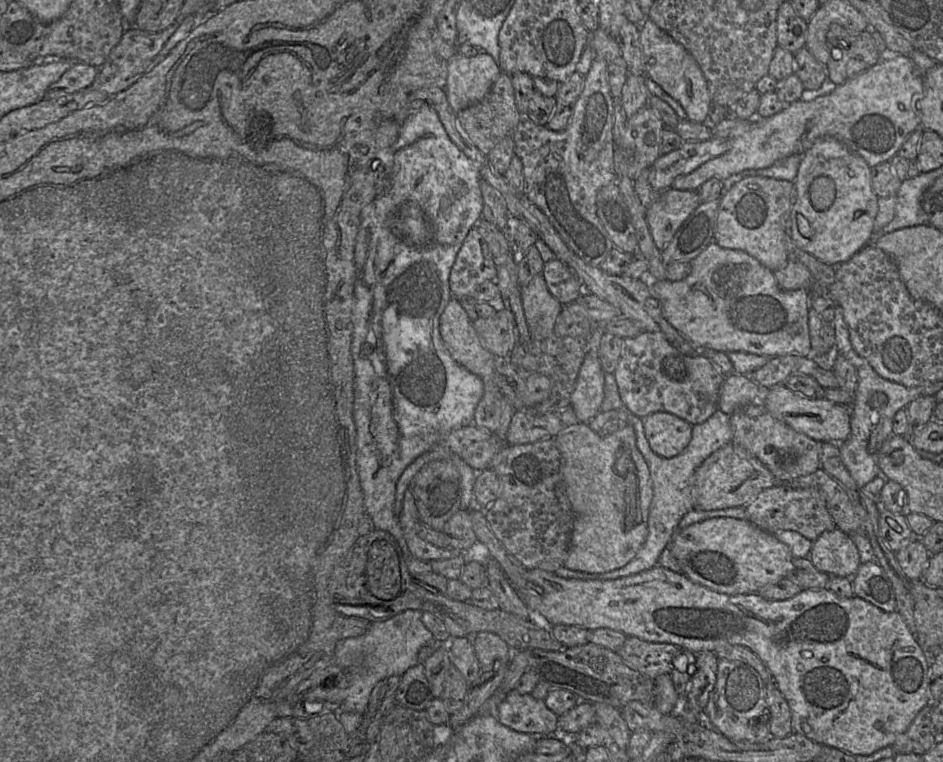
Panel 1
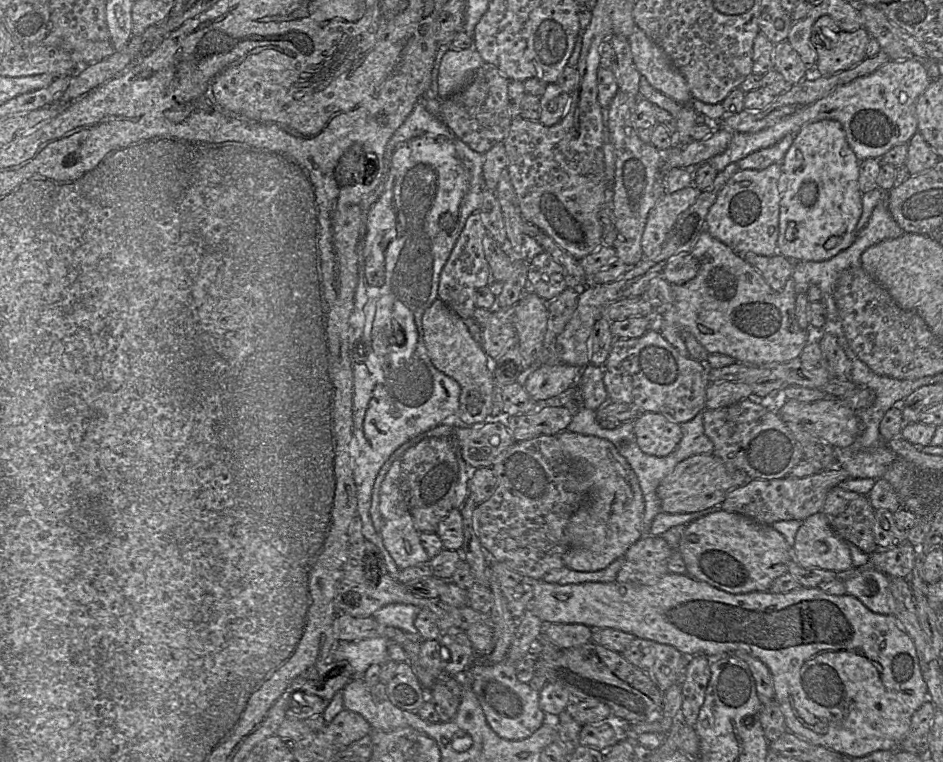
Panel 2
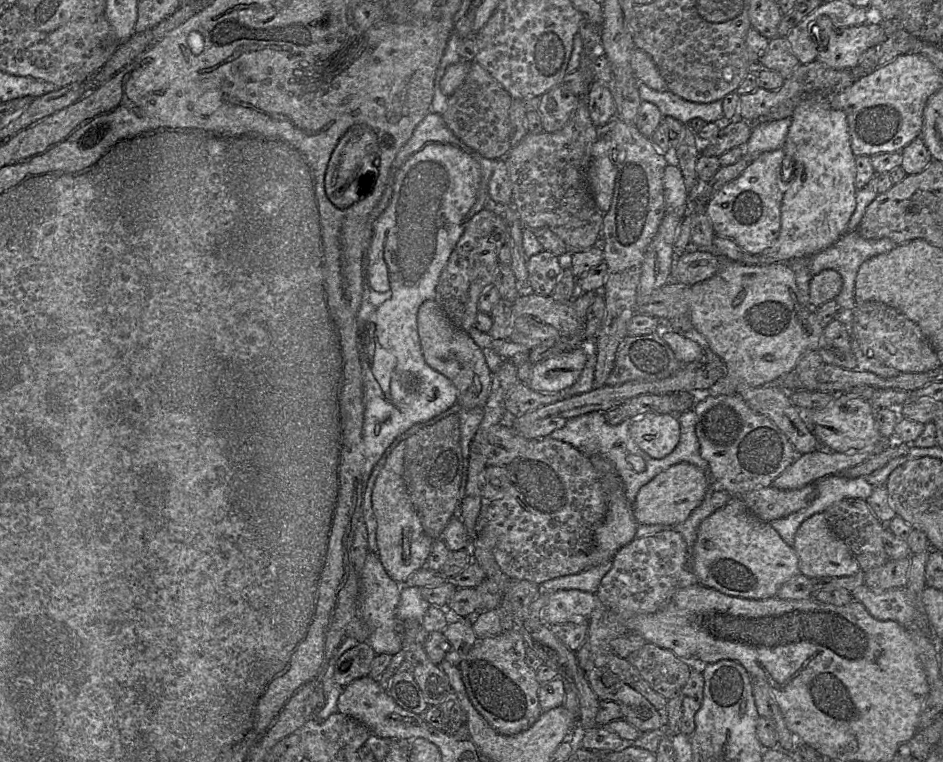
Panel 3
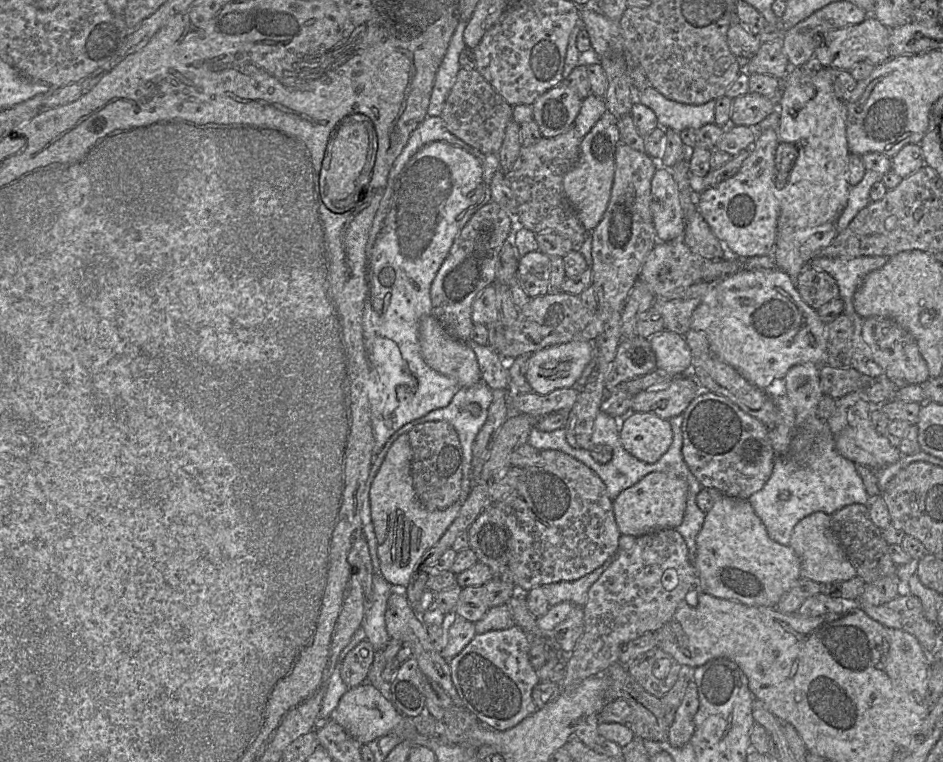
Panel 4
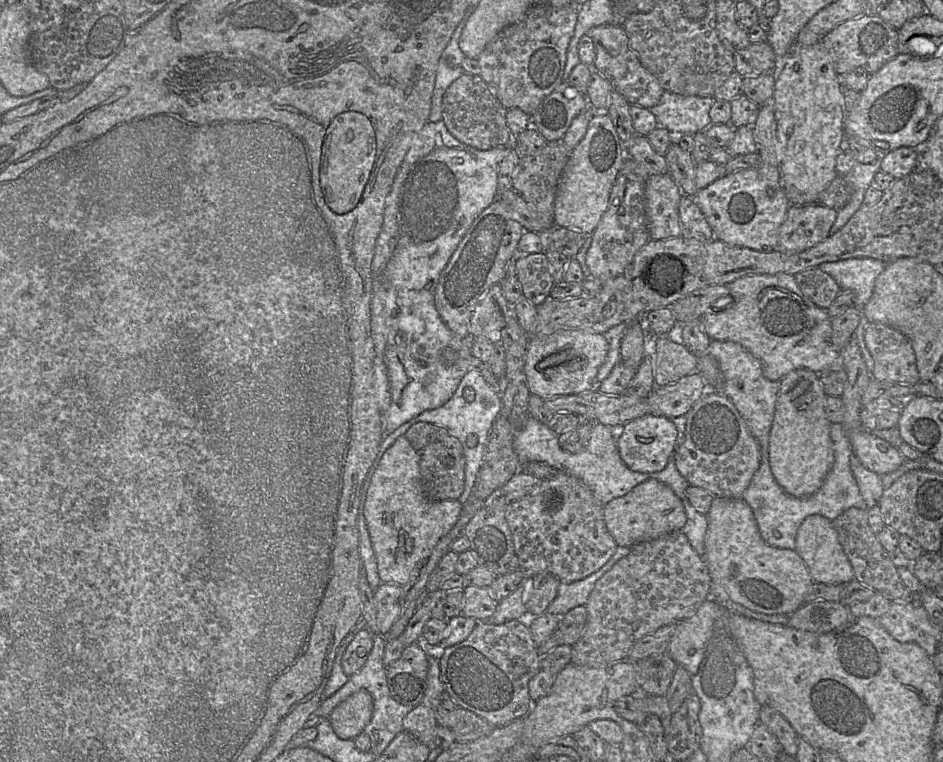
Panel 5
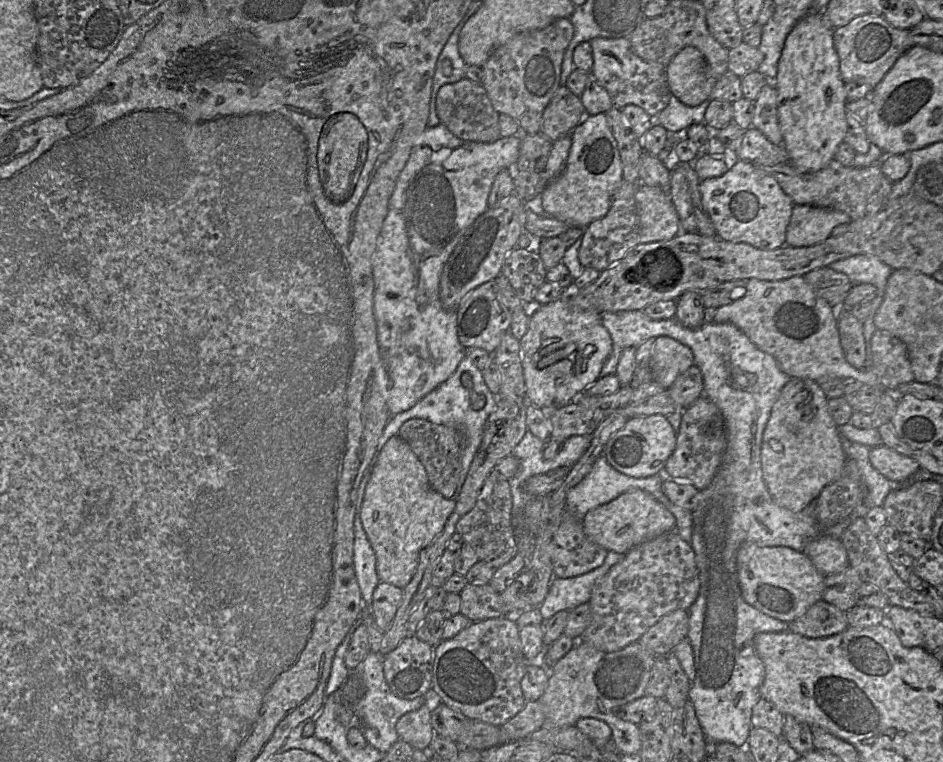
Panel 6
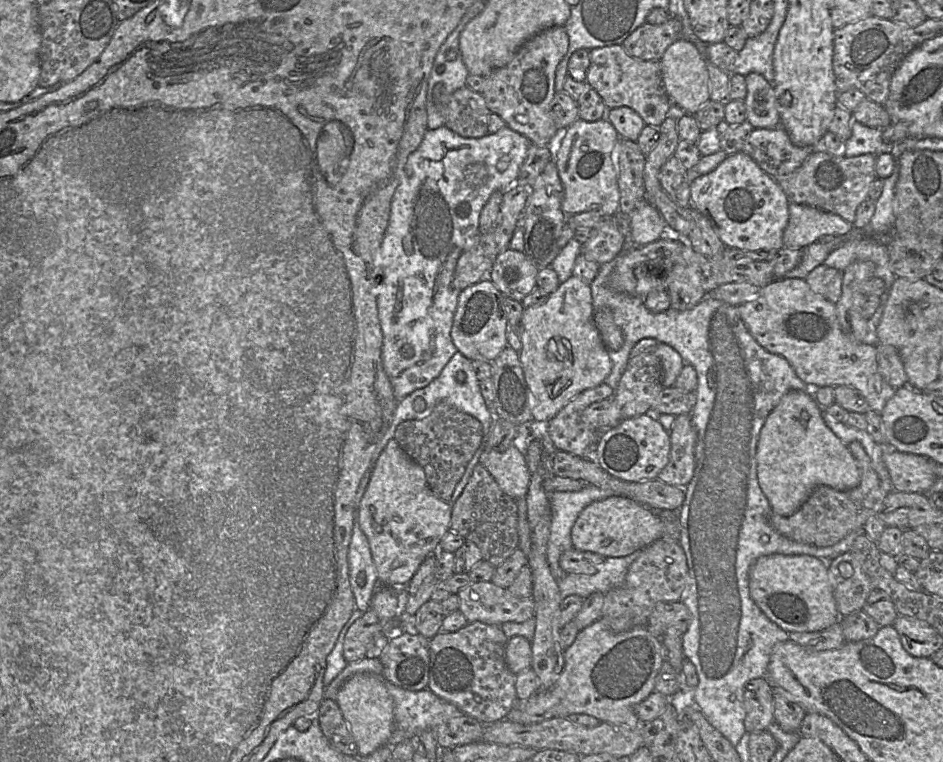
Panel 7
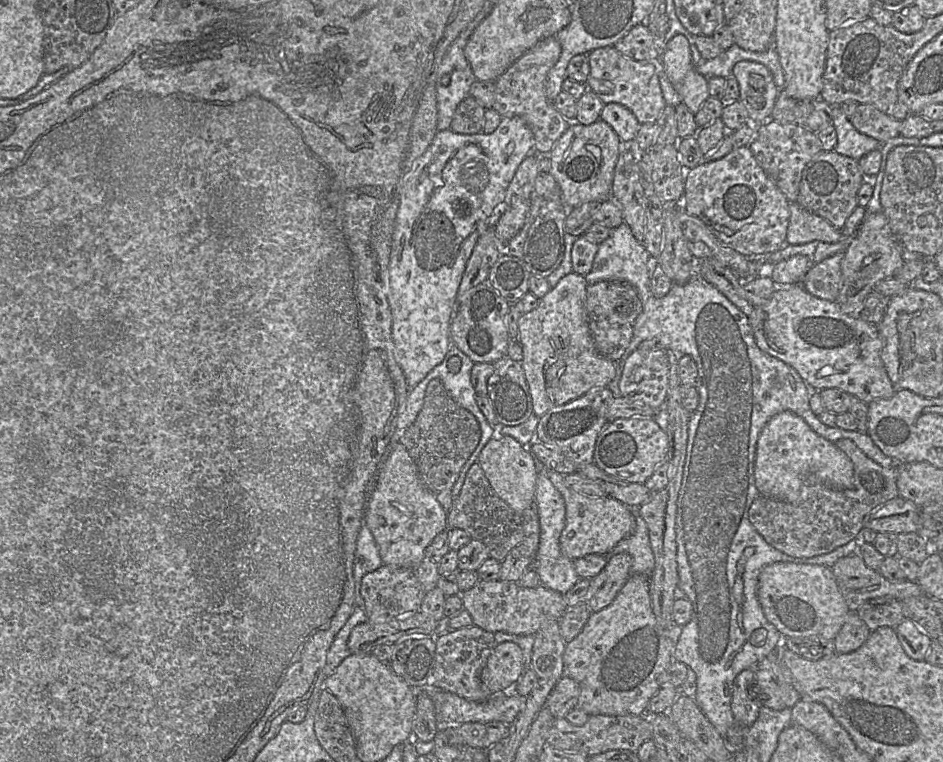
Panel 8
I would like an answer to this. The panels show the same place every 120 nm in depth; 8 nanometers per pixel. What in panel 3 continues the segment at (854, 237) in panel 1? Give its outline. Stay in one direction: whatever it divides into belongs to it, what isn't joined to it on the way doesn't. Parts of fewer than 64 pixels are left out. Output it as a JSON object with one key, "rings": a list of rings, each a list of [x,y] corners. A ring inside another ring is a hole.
{"rings":[[[815,99],[801,101],[795,108],[784,142],[785,155],[794,162],[795,180],[784,193],[781,206],[781,229],[773,245],[764,250],[760,264],[789,263],[800,258],[810,258],[839,240],[848,229],[848,223],[857,206],[856,155],[852,150],[846,114],[832,108],[828,102]]]}

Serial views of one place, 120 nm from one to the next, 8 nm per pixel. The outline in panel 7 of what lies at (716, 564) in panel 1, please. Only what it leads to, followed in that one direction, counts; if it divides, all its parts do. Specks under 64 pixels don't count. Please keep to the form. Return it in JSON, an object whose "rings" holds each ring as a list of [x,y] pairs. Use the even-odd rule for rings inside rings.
{"rings":[[[809,555],[761,556],[749,570],[750,597],[769,620],[787,633],[822,631],[840,619],[826,562]]]}

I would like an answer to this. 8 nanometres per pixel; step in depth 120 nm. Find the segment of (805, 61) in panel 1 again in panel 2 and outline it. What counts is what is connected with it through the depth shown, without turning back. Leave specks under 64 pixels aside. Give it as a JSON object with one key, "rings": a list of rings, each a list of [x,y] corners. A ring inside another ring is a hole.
{"rings":[[[788,41],[775,44],[773,62],[774,70],[781,73],[791,86],[812,75],[812,68],[802,61]]]}

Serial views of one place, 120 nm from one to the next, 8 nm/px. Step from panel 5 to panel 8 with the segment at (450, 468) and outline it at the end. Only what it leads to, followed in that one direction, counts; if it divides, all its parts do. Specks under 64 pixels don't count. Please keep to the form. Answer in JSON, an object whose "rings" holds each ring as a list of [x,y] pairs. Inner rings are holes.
{"rings":[[[432,379],[426,388],[421,411],[413,424],[405,430],[400,442],[416,464],[424,485],[447,513],[453,503],[453,485],[480,439],[481,428],[475,416],[449,396],[440,379]]]}

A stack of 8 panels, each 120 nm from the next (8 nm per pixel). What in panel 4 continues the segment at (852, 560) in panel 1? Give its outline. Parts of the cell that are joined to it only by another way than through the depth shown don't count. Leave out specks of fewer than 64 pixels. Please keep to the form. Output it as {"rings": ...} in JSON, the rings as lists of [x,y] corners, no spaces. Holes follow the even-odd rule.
{"rings":[[[818,511],[801,519],[793,529],[789,546],[801,561],[801,577],[820,584],[831,584],[857,576],[854,566],[832,530],[831,516],[827,513]]]}

